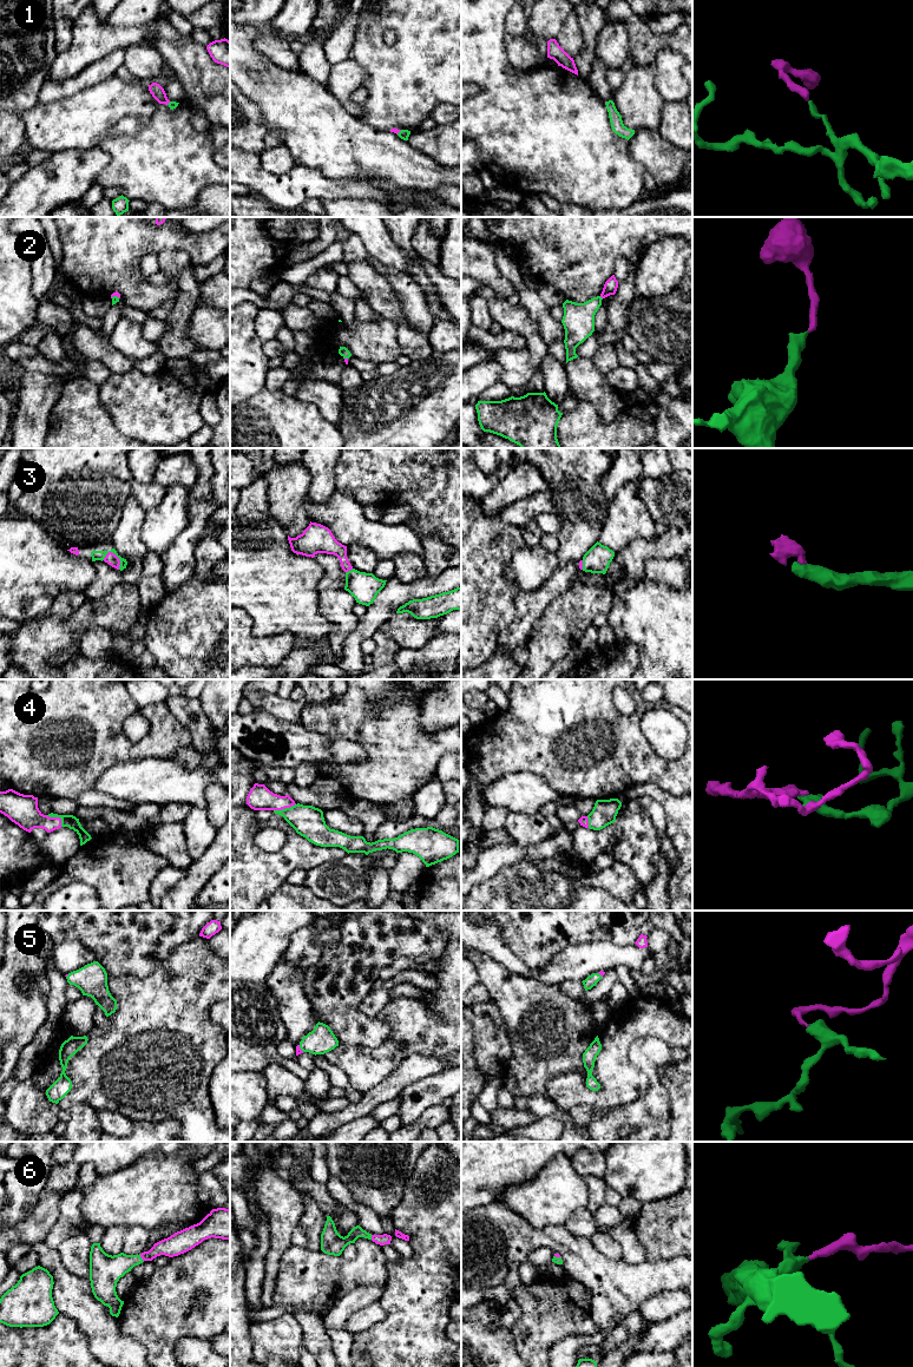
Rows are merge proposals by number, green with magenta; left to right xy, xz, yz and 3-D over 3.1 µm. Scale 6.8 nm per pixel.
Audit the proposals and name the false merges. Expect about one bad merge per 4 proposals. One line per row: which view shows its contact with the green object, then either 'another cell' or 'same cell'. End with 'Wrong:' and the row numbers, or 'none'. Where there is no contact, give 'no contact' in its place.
1: contact in xz; same cell
2: contact in yz; same cell
3: contact in xy; same cell
4: contact in xy; same cell
5: contact in xz; same cell
6: contact in xy; same cell
Wrong: none

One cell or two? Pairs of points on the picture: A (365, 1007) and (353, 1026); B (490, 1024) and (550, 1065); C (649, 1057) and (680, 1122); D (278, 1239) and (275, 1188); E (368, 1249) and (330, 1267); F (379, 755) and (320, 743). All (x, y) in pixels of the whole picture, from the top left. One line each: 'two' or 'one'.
A: two
B: two
C: two
D: one
E: one
F: two

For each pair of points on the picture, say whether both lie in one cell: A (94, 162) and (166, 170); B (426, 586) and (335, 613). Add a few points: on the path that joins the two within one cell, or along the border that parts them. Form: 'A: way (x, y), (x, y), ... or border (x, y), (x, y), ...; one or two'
A: border (96, 145), (109, 156), (110, 162), (93, 183); two
B: border (360, 617), (358, 624); two

